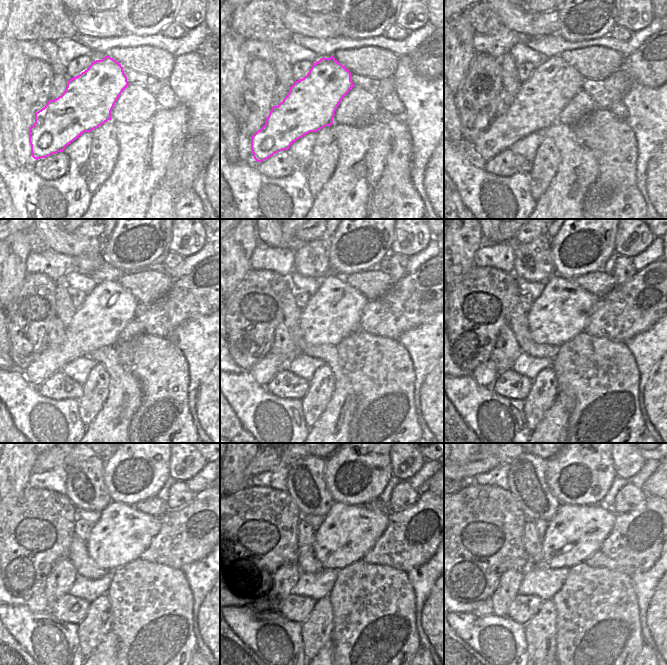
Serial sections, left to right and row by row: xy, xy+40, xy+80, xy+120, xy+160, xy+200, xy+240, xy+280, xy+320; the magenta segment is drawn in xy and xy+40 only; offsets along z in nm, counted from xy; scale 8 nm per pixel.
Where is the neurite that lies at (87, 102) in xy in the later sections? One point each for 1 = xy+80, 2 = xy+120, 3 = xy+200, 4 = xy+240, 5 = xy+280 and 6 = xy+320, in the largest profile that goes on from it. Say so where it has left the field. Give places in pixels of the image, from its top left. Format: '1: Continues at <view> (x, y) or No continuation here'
1: Continues at xy+80 (541, 98)
2: Continues at xy+120 (108, 308)
3: Continues at xy+200 (562, 311)
4: Continues at xy+240 (122, 533)
5: Continues at xy+280 (347, 532)
6: Continues at xy+320 (575, 533).

